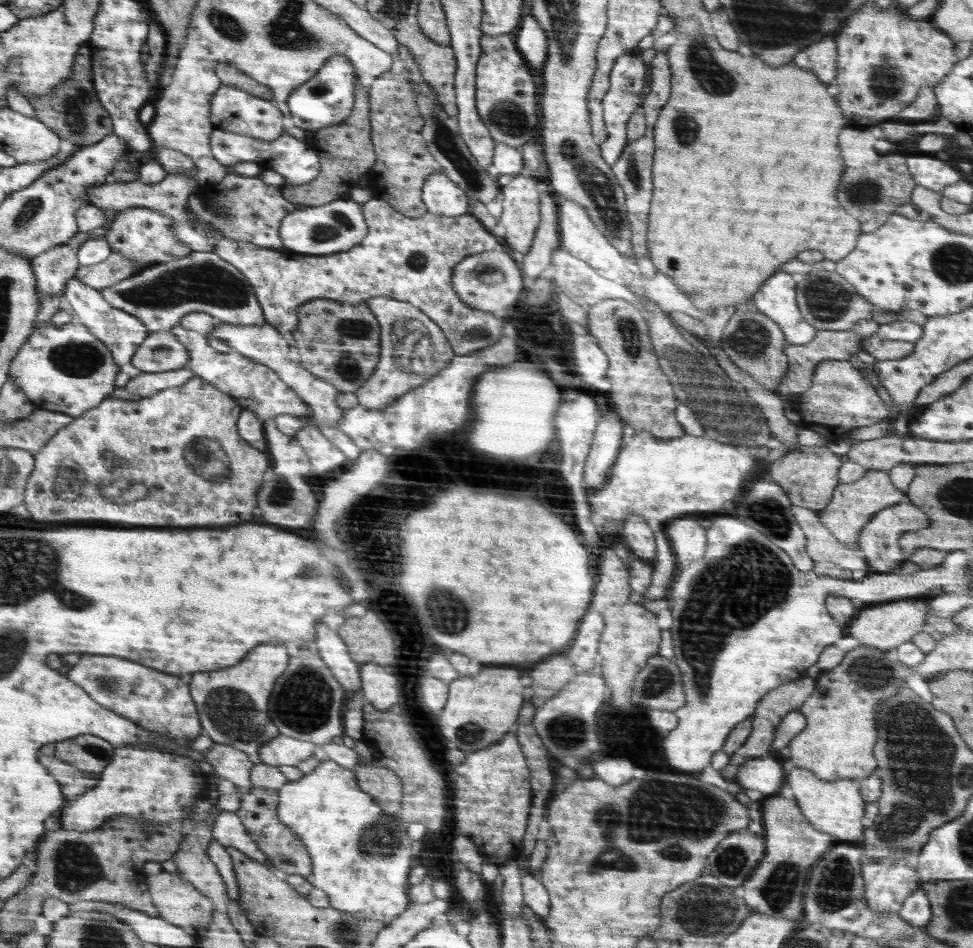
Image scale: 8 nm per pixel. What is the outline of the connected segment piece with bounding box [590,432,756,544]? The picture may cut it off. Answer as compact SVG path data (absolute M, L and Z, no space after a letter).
M638 432L632 444L620 450L616 464L608 472L606 486L590 492L590 508L596 516L606 518L600 532L604 532L606 542L613 544L622 537L616 526L622 526L630 515L638 515L646 522L654 519L668 523L668 518L684 514L722 510L726 502L744 490L754 472L756 458L736 445L698 436L660 442L648 432Z

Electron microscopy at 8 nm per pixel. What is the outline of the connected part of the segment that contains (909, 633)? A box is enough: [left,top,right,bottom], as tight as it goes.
[849,599,929,656]

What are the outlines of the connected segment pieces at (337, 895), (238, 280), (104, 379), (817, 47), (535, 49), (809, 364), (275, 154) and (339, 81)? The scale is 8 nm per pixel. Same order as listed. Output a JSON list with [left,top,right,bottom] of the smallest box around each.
[[278,758,412,925],[101,248,265,333],[9,322,122,418],[793,35,837,84],[514,9,547,69],[778,329,862,398],[209,129,323,186],[288,55,357,131]]

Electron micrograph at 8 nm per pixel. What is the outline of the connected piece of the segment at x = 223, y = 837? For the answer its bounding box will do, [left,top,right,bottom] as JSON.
[212,810,273,870]

